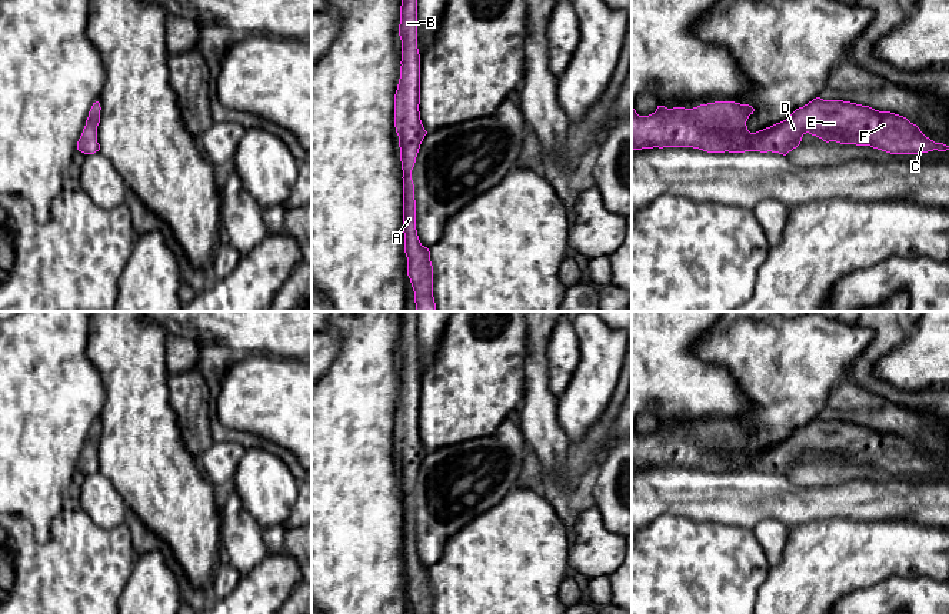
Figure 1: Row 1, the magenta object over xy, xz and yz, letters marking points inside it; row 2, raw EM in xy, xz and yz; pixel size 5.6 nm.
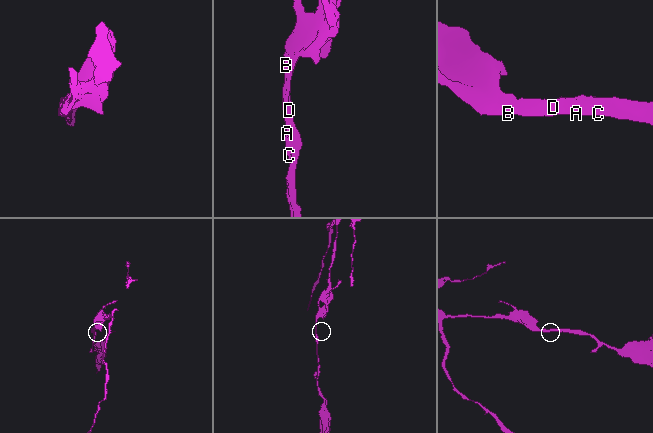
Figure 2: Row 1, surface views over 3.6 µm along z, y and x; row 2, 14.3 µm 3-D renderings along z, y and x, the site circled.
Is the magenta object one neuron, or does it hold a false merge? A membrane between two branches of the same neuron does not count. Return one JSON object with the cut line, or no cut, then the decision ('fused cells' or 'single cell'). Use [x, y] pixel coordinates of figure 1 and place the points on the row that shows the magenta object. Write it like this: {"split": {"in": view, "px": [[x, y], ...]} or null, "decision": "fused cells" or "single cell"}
{"split": null, "decision": "single cell"}

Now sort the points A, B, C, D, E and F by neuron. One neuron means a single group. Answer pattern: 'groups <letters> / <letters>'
groups A B C D E F

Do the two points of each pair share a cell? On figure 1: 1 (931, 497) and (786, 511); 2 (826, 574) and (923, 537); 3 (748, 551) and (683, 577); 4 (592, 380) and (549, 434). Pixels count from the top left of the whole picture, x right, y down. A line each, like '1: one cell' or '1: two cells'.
1: one cell
2: one cell
3: one cell
4: two cells

